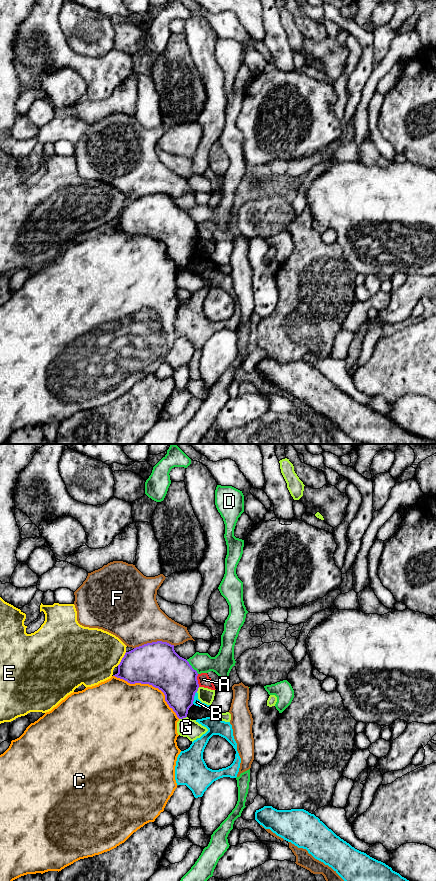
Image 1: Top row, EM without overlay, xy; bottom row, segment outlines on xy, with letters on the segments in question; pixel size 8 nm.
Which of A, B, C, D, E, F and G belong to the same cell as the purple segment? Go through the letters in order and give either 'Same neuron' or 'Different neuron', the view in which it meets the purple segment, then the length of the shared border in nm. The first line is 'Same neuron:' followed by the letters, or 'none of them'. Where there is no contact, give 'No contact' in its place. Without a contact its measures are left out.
Same neuron: C
A: Different neuron. Touches purple in xy. Shared border 110 nm
B: Different neuron. Touches purple in xy. Shared border 110 nm
C: Same neuron. Touches purple in xy. Shared border 650 nm
D: Different neuron. Touches purple in xy. Shared border 150 nm
E: Different neuron. Touches purple in xy. Shared border 130 nm
F: Different neuron. Touches purple in xy. Shared border 320 nm
G: Different neuron. Touches purple in xy. Shared border 70 nm

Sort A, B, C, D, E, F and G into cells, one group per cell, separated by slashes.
A / B / C / D / E / F / G

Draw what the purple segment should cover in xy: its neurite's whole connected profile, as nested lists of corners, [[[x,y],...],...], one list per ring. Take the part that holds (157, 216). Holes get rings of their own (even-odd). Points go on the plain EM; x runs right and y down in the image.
[[[162,193],[147,195],[126,204],[118,217],[118,225],[113,228],[130,236],[149,236],[158,240],[164,245],[165,253],[179,271],[187,269],[188,262],[193,257],[195,245],[199,240],[197,223],[186,211],[175,204],[174,197]]]

